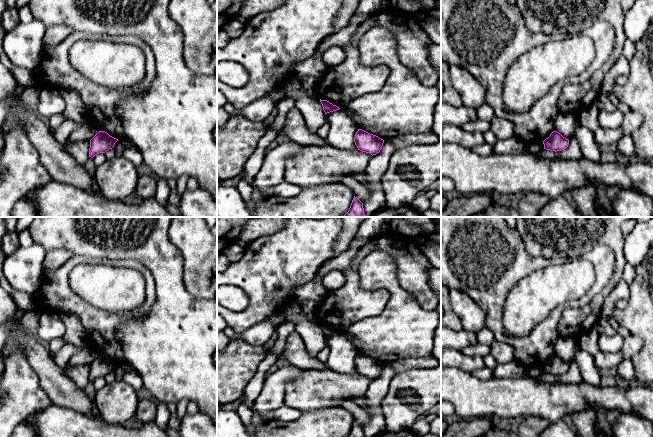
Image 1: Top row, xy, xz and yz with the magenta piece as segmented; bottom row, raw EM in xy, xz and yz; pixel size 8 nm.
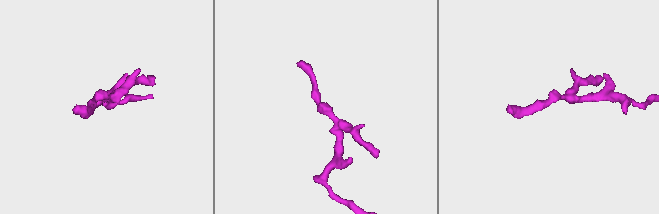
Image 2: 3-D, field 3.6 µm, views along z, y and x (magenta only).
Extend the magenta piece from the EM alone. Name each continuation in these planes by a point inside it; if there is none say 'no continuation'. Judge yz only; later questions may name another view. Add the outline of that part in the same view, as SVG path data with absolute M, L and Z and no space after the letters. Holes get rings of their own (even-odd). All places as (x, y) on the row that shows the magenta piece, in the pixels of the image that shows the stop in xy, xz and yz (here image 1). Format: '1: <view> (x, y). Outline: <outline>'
no continuation

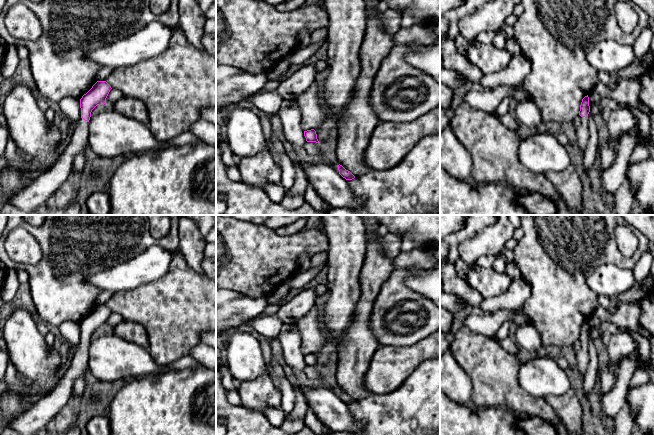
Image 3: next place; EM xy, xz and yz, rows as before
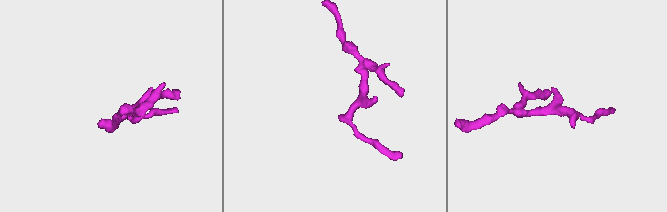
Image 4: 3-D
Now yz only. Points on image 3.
1: yz (582, 131). Outline: M585 117L581 118L581 124L577 128L577 143L580 148L584 151L586 149L589 140L589 128L588 121Z

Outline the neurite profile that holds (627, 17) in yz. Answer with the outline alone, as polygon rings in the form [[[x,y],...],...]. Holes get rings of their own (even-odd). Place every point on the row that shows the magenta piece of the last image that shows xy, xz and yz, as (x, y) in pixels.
[[[619,1],[615,5],[615,11],[620,28],[626,33],[631,33],[639,23],[634,6],[628,1]]]

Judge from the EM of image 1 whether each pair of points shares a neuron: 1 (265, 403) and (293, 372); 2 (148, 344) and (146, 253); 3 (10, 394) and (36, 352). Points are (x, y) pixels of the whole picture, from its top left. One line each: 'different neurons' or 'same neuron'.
1: same neuron
2: same neuron
3: different neurons

